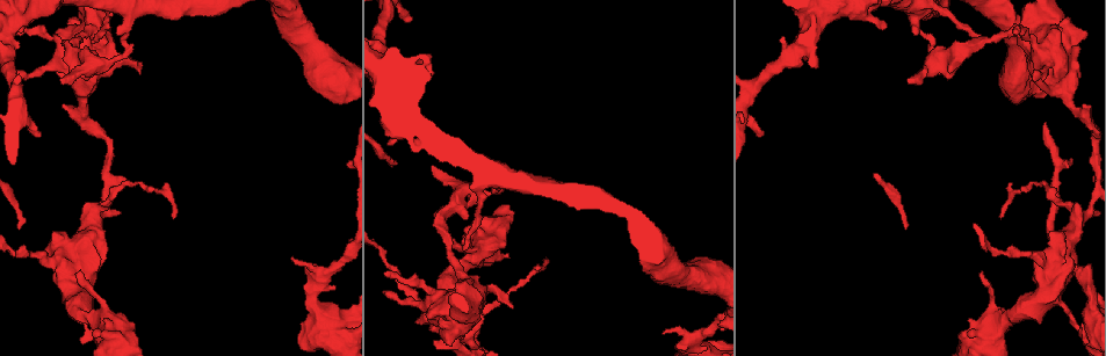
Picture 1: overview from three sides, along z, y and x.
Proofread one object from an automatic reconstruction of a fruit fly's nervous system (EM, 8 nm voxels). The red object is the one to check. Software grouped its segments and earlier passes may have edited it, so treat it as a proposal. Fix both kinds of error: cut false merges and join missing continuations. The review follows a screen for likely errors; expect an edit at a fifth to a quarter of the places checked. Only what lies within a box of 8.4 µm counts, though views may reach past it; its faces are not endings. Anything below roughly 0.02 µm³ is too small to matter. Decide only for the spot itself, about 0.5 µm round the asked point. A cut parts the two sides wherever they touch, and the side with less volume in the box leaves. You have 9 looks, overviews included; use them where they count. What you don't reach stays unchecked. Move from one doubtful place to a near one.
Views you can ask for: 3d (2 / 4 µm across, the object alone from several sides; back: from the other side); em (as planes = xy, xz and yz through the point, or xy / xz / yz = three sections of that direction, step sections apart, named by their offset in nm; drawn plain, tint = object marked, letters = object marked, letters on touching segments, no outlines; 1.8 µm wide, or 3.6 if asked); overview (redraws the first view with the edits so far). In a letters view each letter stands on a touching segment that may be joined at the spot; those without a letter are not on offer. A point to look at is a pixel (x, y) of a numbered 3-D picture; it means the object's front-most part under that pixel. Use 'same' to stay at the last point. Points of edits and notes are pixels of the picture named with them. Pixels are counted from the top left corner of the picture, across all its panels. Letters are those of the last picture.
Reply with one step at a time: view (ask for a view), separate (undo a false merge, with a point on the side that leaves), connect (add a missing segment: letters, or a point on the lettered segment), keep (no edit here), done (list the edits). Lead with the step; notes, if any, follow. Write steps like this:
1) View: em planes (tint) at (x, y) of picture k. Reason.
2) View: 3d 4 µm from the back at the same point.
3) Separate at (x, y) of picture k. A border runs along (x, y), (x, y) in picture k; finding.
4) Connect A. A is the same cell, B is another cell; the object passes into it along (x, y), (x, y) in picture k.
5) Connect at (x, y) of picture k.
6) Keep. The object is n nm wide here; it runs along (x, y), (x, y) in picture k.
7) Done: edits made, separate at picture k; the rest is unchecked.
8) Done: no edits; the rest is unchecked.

View: em planes (letters) at (412, 18) of picture 1. An open end.

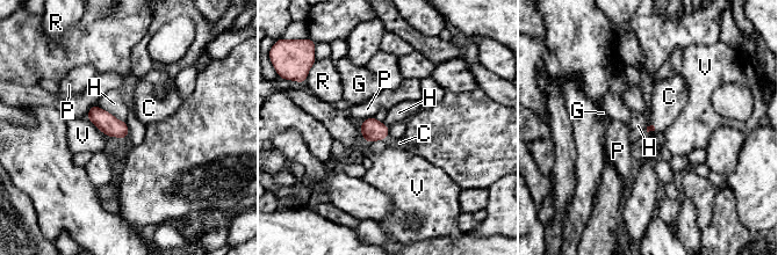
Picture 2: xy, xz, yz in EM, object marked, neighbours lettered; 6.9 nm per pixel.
Connect C. C is the same cell, G, H, P, R and V are other cells; the object passes into it along (373, 130), (386, 137), (400, 143) in picture 2; the cell continues.

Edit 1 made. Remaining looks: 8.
View: overview. Redraw.

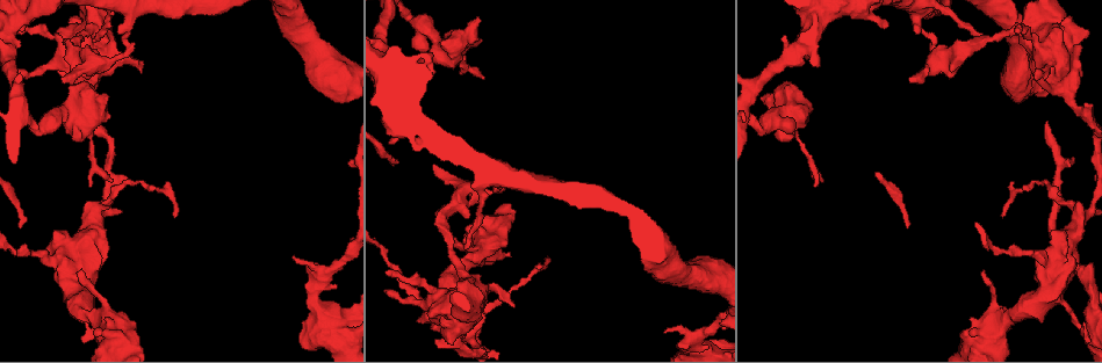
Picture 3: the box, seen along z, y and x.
View: em 3.6 µm xz step 16 (tint) at (95, 29) of picture 3. Sudden change in width.

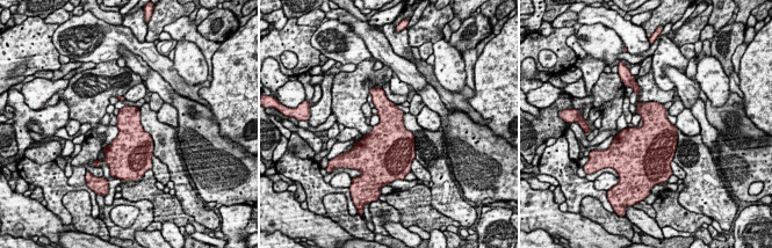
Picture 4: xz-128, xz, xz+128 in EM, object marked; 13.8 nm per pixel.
View: em 3.6 µm planes (tint) at the same point.

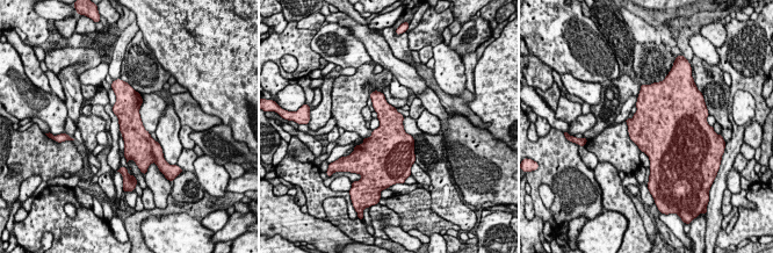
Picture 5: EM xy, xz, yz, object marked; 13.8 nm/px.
View: em 3.6 µm planes (letters) at the same point.

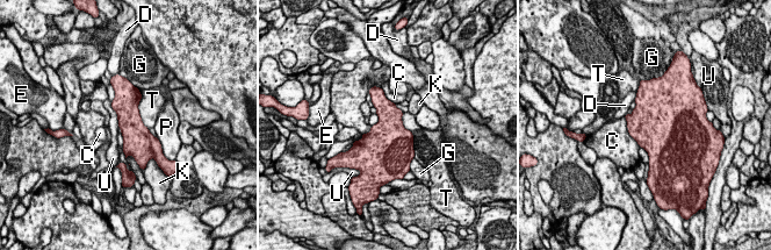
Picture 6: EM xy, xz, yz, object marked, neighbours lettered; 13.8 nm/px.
Keep. The longest contact is with T, 550 nm; C, D, E, G, K, P, T and U are other cells; a border runs along (110, 101), (120, 128) in picture 6; one cell here.

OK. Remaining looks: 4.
View: 3d 4 µm at (385, 271) of picture 3. Tapers out.

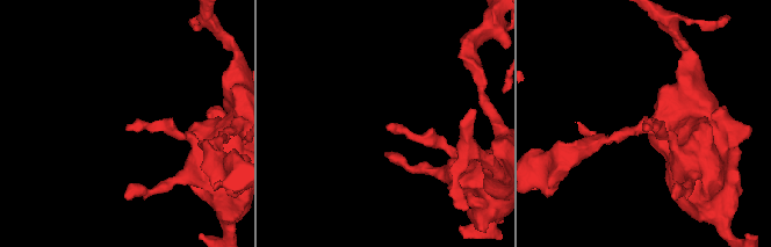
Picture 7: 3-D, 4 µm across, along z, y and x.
View: em planes (letters) at (389, 130) of picture 7.

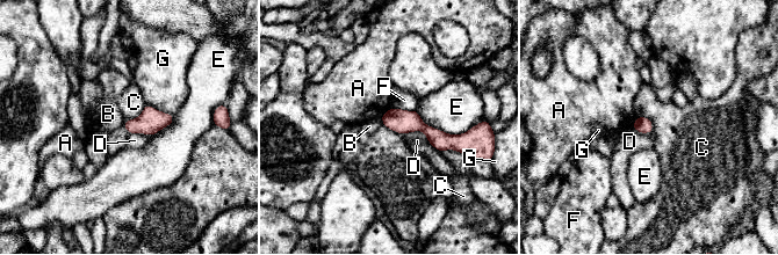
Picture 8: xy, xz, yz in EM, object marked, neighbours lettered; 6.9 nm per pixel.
Keep. The object is 110 nm wide here; A, B, C, D, E, F and G are other cells; a border runs along (636, 116), (646, 116), (653, 131) in picture 8; no lettered segment goes on from it.

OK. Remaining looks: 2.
View: em 3.6 µm planes (tint) at (480, 247) of picture 3. Sharp bend.

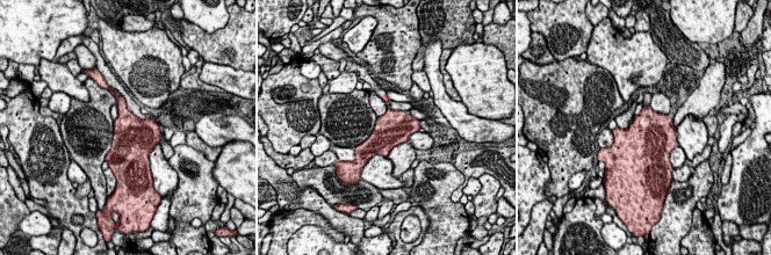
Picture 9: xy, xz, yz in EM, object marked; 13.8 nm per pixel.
View: em 3.6 µm planes (letters) at the same point.

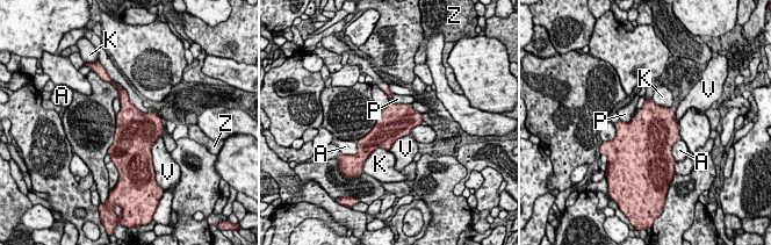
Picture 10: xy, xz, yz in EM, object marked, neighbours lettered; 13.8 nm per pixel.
Keep. A, K, P, V and Z are other cells; a border runs along (388, 150), (376, 148), (368, 157) in picture 10; continuous, no second cell.

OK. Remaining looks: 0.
Done: edits made, connect at picture 2; the rest is unchecked.

